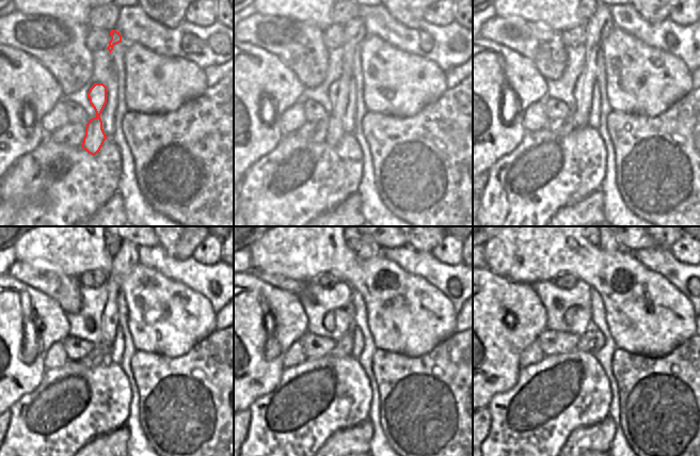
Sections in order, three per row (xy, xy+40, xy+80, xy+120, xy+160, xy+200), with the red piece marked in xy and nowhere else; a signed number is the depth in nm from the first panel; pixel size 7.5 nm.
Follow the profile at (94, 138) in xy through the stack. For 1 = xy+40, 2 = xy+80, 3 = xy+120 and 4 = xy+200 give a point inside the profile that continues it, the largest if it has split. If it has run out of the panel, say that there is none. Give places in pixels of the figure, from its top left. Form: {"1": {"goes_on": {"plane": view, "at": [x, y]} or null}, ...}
{"1": {"goes_on": {"plane": "xy+40", "at": [354, 34]}}, "2": {"goes_on": {"plane": "xy+80", "at": [597, 29]}}, "3": {"goes_on": {"plane": "xy+120", "at": [123, 263]}}, "4": {"goes_on": {"plane": "xy+200", "at": [607, 248]}}}

